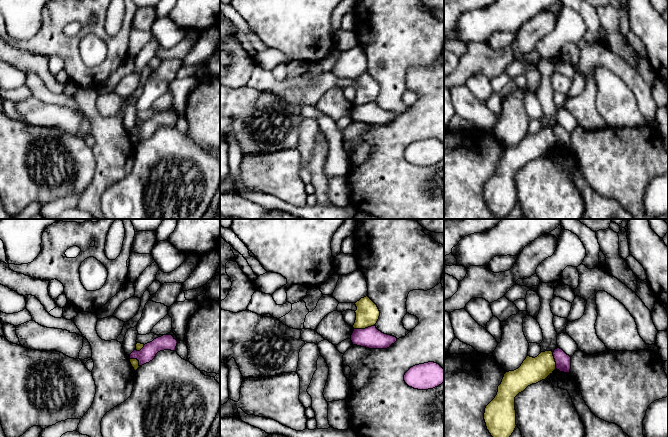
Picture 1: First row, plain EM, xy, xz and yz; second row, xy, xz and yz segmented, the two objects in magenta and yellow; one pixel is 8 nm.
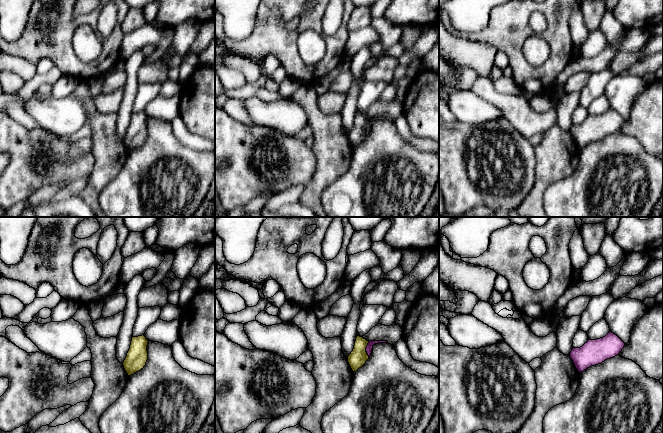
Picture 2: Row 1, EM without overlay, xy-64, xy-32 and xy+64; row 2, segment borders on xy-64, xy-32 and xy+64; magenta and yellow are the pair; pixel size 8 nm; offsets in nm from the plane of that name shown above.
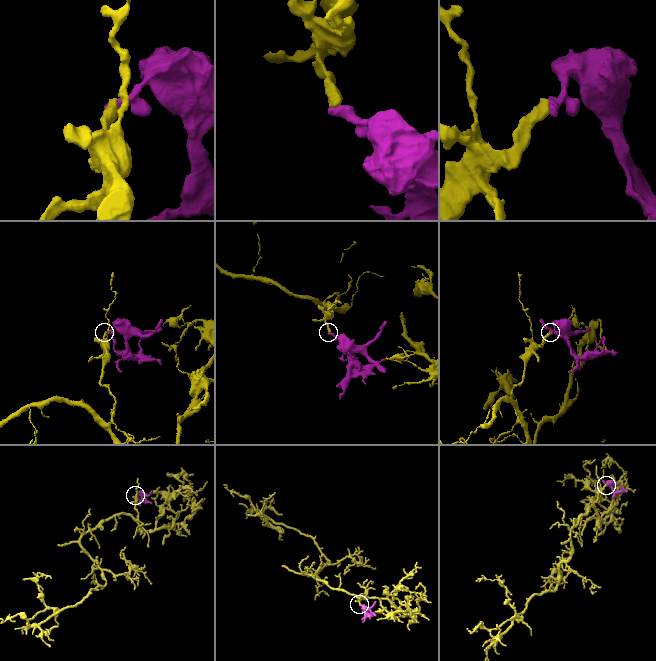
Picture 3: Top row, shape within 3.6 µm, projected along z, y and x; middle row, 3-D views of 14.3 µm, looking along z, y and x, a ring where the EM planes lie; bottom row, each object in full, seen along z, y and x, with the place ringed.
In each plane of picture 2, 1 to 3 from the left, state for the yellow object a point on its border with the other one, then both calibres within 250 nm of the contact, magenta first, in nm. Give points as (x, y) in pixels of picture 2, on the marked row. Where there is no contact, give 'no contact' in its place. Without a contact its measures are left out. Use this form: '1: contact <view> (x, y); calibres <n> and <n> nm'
1: no contact
2: contact xy-32 (366, 349); calibres 50 and 140 nm
3: no contact

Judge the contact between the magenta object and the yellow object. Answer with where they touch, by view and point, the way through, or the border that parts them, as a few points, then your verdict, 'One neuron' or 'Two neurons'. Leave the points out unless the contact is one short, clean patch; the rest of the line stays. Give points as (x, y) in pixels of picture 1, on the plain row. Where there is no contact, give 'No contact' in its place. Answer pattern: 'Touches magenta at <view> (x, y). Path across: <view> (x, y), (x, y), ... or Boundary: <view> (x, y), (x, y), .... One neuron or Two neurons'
Touches magenta at xz (365, 104). Boundary: xz (374, 100), (354, 105). Two neurons

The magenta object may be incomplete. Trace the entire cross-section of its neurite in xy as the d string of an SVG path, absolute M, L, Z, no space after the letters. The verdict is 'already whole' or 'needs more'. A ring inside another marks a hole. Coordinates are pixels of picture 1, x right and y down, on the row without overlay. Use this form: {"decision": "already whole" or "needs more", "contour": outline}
{"decision": "already whole", "contour": "M163 111L145 120L140 127L134 126L130 130L130 135L137 135L139 142L142 142L152 137L160 127L175 127L177 119L178 117L172 111Z"}

